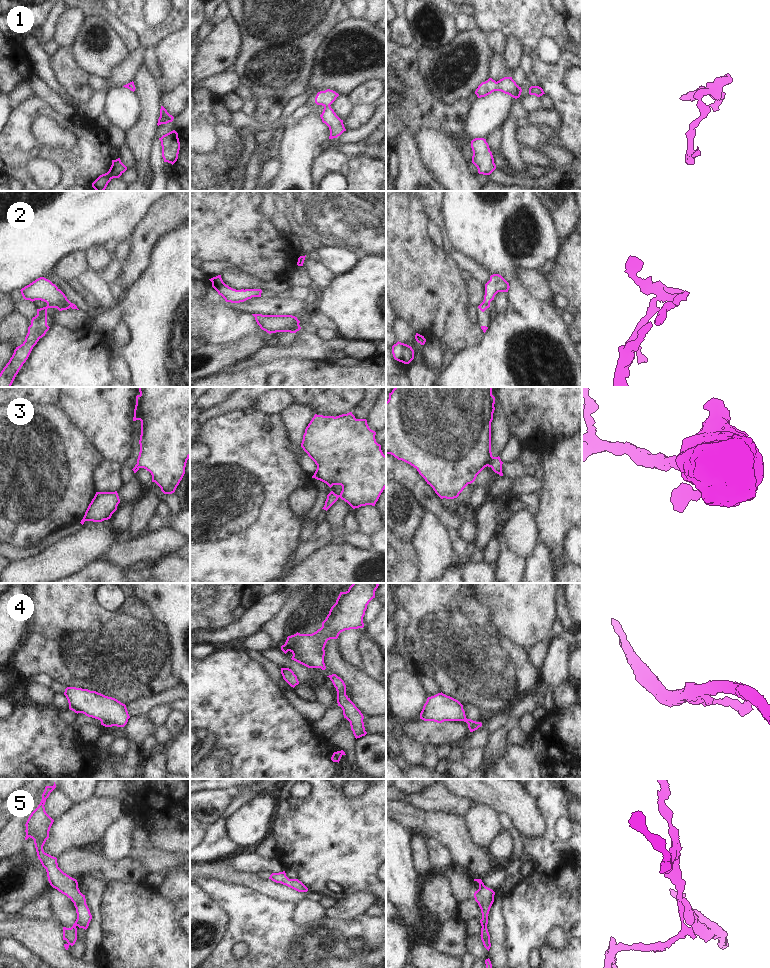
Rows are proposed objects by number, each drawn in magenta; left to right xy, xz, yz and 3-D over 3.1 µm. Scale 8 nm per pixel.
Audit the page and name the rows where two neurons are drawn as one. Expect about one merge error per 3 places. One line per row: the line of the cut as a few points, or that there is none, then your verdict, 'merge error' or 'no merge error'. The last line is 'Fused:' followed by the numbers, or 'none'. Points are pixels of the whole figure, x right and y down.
1: cut none; no merge error
2: cut none; no merge error
3: cut none; no merge error
4: cut none; no merge error
5: cut xy (75, 921), (76, 925); merge error
Fused: 5

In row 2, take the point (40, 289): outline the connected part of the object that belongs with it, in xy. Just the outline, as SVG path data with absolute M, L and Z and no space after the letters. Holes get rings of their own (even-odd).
M44 277L36 279L20 291L25 300L32 302L41 300L46 302L47 306L37 309L37 315L31 320L25 341L20 346L16 347L9 362L1 371L0 387L11 387L16 375L28 359L33 347L49 330L50 327L47 325L48 308L57 308L59 311L62 311L71 307L72 309L79 310L55 284Z

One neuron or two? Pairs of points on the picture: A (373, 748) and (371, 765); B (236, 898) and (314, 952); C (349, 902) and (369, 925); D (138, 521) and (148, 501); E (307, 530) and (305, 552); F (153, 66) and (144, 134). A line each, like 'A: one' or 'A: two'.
A: one
B: one
C: two
D: one
E: two
F: two

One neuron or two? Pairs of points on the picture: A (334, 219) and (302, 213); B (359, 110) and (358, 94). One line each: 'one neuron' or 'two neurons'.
A: one neuron
B: two neurons

